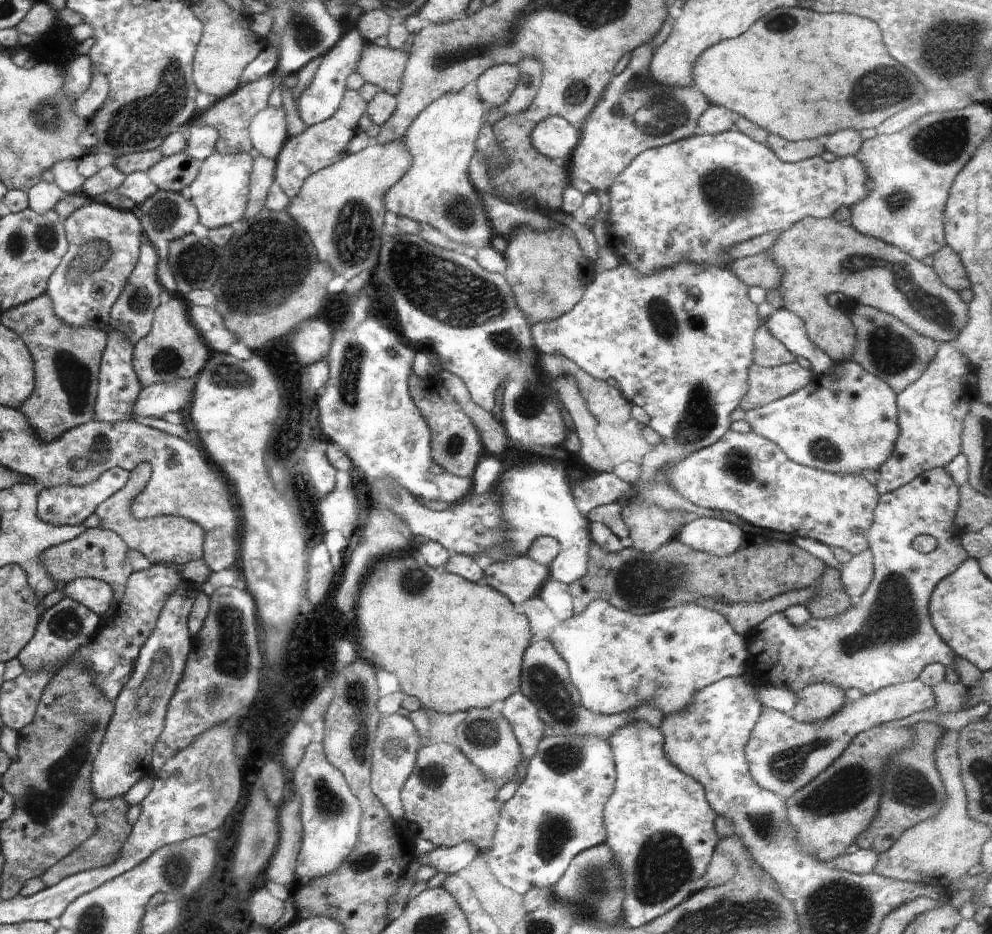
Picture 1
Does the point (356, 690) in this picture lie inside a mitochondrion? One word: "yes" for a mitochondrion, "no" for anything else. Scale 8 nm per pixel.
yes

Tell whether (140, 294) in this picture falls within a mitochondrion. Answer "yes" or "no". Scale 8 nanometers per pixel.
yes

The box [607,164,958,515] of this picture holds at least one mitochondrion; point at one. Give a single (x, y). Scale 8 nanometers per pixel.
(931, 308)

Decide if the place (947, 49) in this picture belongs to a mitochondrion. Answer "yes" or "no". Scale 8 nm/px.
yes

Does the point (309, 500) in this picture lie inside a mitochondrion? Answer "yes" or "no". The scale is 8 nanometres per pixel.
no

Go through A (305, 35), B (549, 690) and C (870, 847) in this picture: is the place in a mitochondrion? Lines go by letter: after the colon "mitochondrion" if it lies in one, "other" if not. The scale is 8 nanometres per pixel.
A: mitochondrion
B: mitochondrion
C: other

